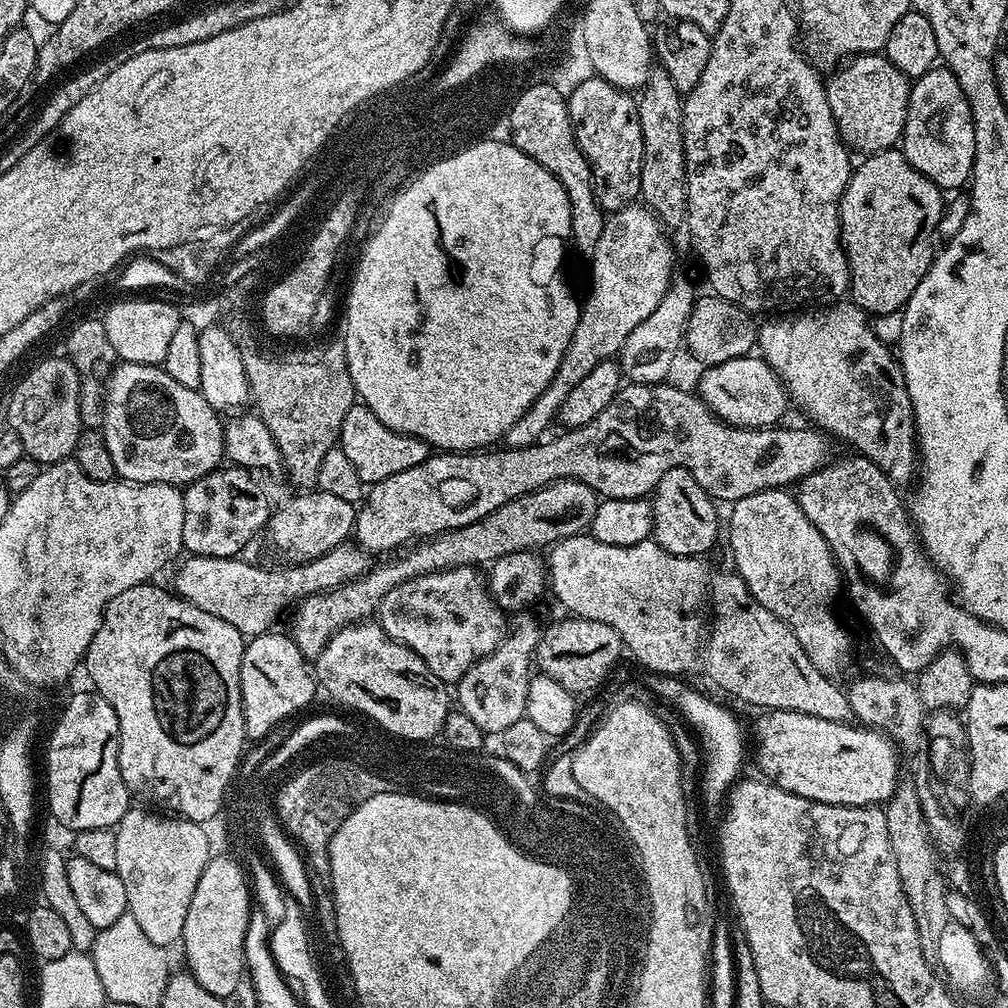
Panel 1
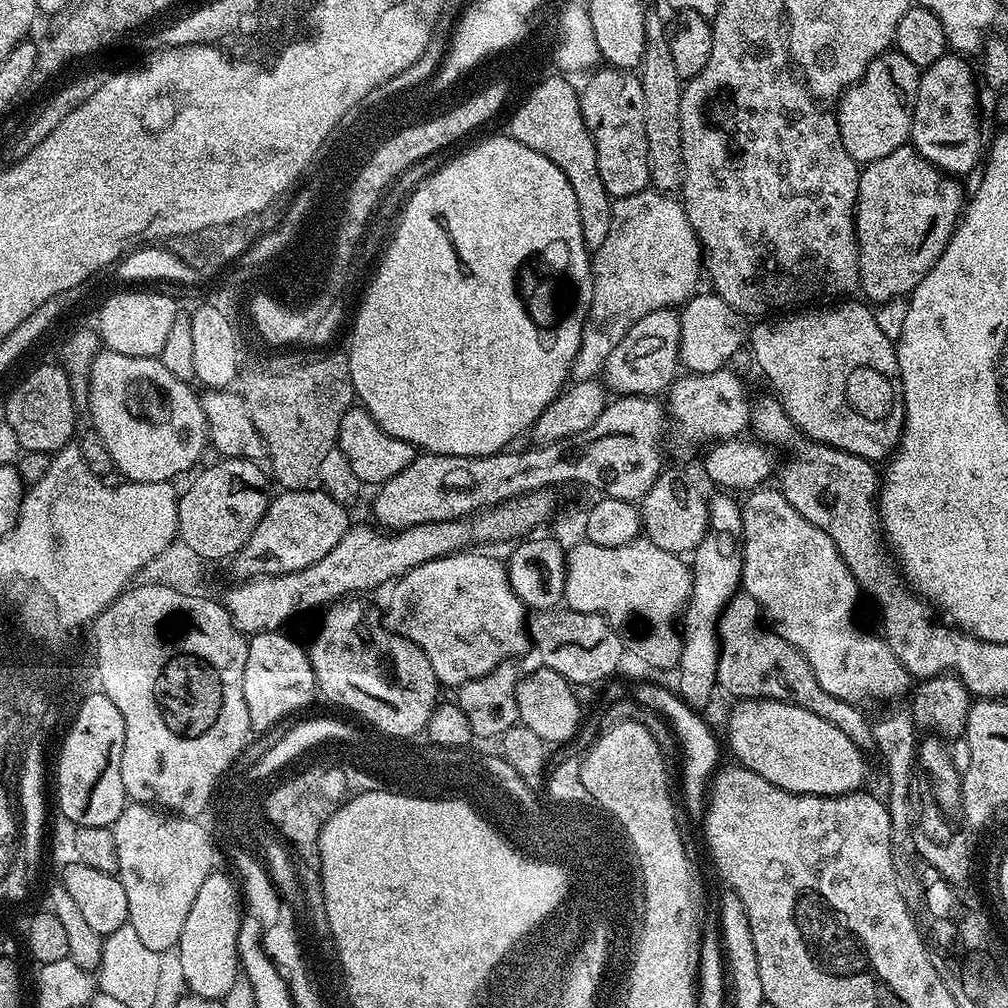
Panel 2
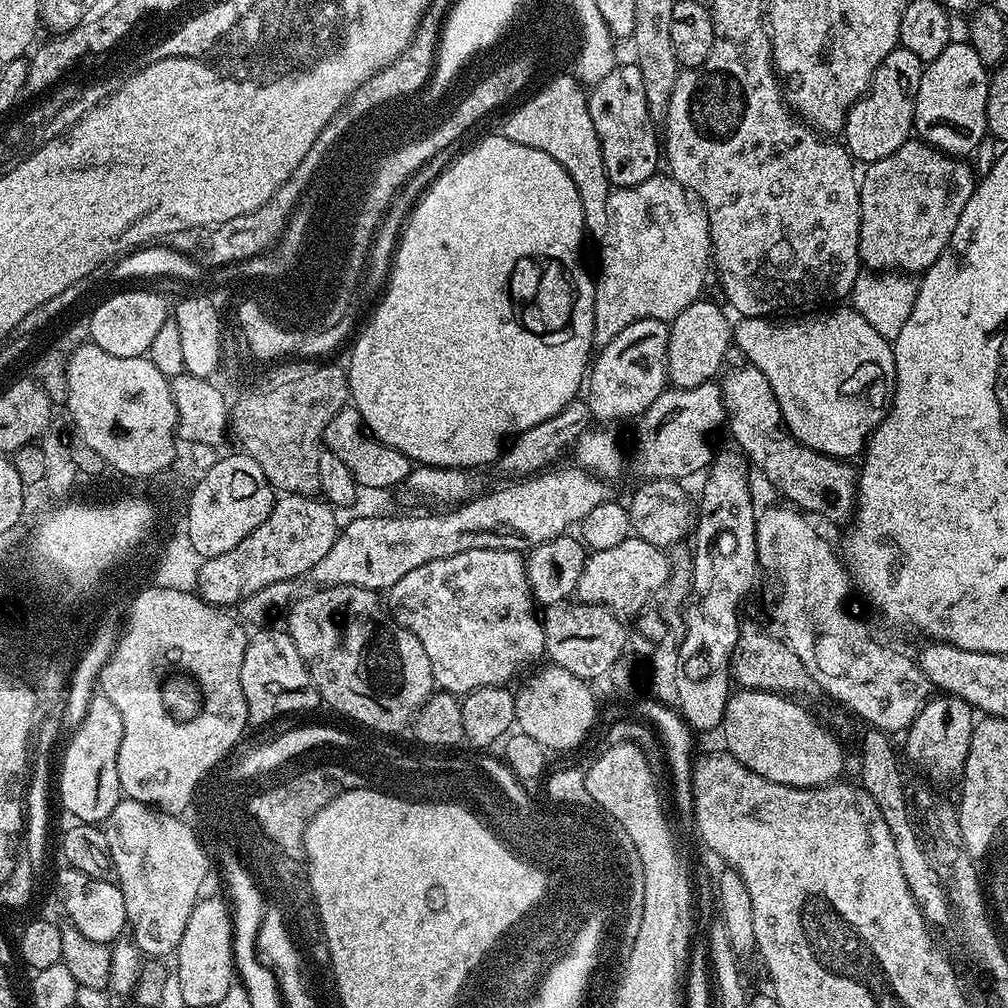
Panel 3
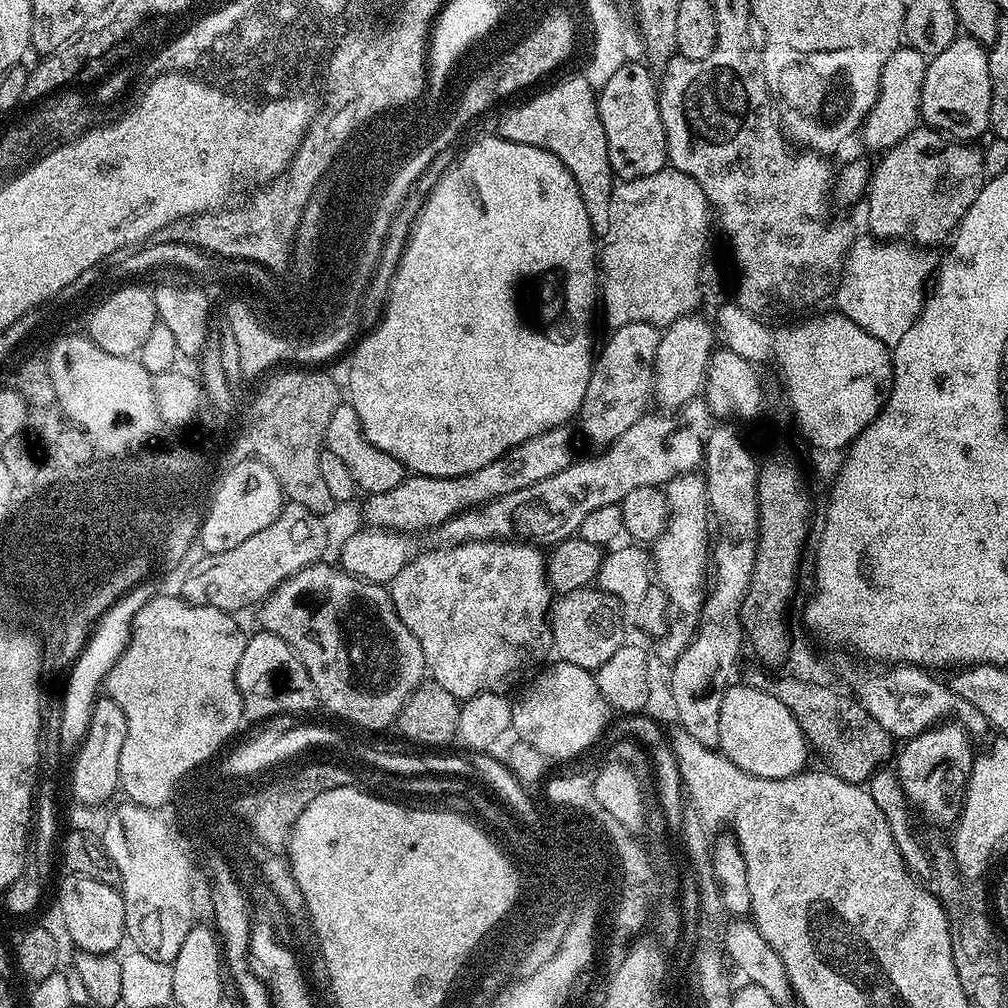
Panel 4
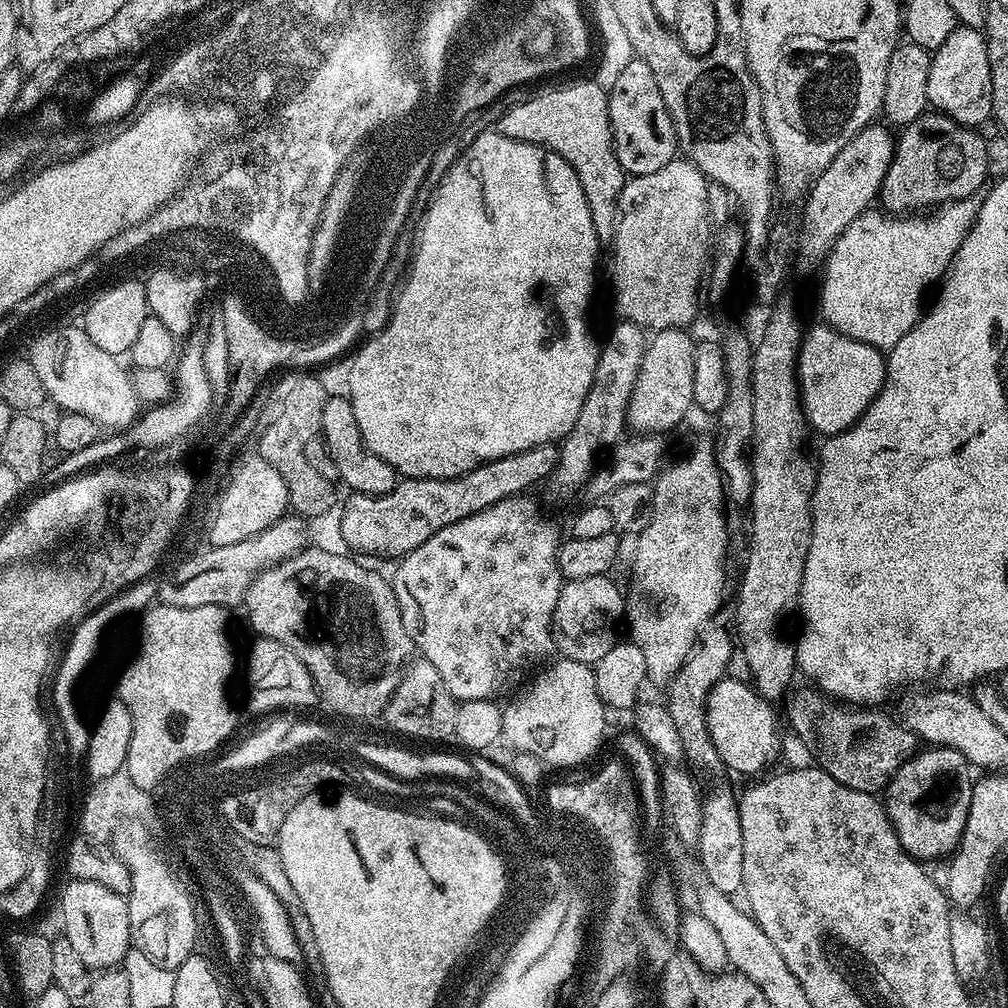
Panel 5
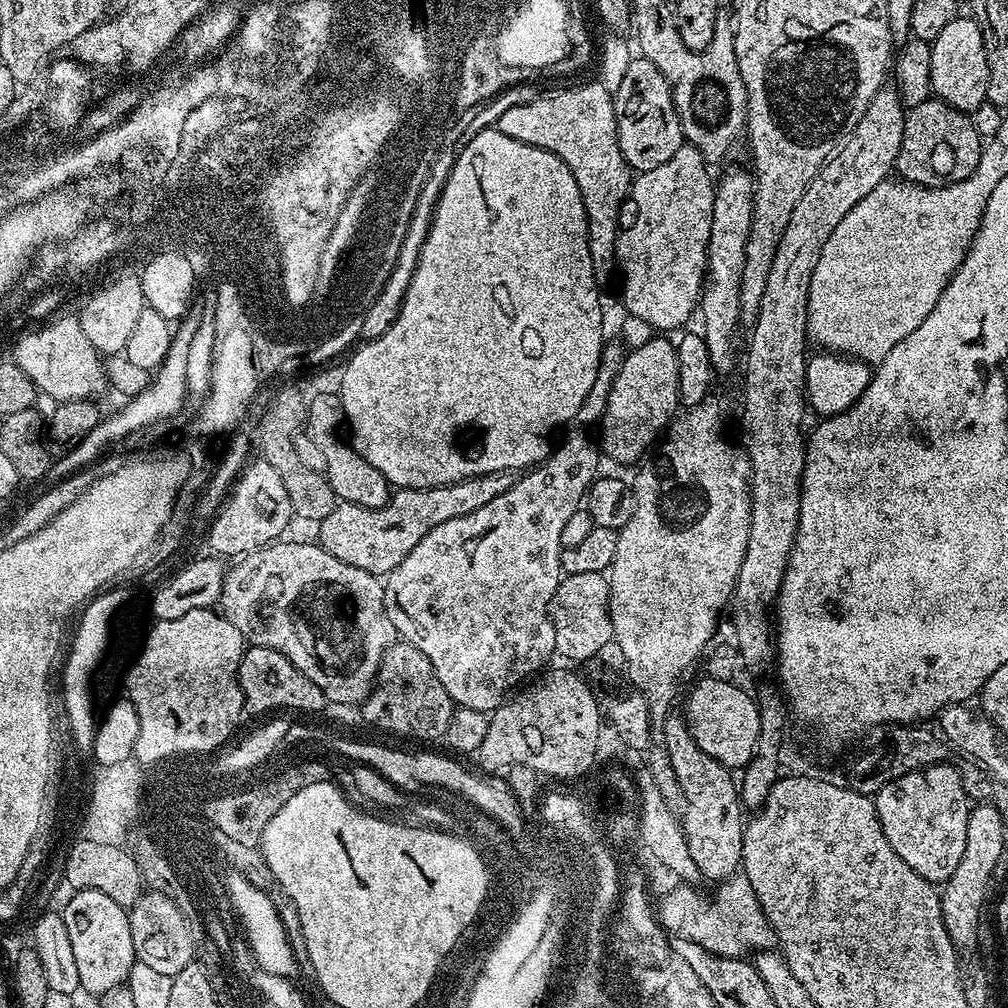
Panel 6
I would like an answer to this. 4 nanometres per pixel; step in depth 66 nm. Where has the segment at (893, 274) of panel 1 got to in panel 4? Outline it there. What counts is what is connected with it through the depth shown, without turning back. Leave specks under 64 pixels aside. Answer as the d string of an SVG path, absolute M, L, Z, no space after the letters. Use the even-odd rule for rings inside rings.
M918 126L898 146L888 149L870 172L868 181L868 228L881 242L896 242L903 238L916 246L943 245L960 227L960 219L970 210L974 198L984 189L984 156L968 142L957 142L933 128Z

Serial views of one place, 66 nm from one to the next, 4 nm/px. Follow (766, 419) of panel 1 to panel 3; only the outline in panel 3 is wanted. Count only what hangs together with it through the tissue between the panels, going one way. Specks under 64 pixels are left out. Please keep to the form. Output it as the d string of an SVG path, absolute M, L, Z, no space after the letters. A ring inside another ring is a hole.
M709 382L699 384L693 388L678 388L675 386L665 387L654 402L643 414L638 417L636 428L636 468L641 472L644 480L678 480L687 481L687 476L695 472L703 473L711 464L714 455L713 449L708 449L708 435L723 429L726 424L724 410L724 396L720 392L720 384Z

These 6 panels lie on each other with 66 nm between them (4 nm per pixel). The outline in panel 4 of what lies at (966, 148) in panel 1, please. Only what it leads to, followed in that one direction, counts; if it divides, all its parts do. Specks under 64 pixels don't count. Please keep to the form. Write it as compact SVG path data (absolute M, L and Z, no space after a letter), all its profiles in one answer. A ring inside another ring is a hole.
M963 34L957 35L954 42L950 42L950 46L946 46L946 50L942 50L942 54L931 57L928 60L928 69L926 70L926 78L922 82L922 102L920 103L920 118L927 127L933 128L935 132L940 132L957 142L976 142L983 132L989 131L988 123L990 122L990 94L992 93L992 83L990 82L990 66L988 65L988 48L979 44L974 38Z

